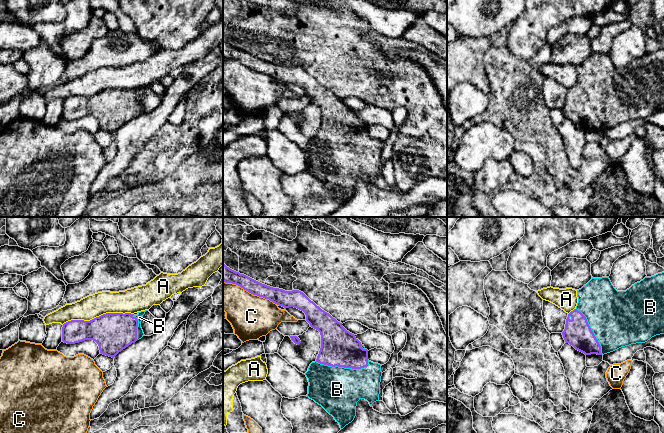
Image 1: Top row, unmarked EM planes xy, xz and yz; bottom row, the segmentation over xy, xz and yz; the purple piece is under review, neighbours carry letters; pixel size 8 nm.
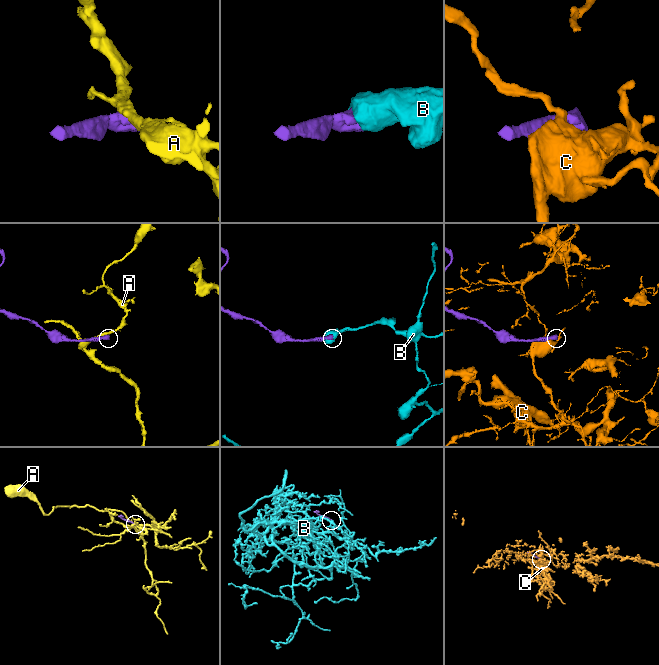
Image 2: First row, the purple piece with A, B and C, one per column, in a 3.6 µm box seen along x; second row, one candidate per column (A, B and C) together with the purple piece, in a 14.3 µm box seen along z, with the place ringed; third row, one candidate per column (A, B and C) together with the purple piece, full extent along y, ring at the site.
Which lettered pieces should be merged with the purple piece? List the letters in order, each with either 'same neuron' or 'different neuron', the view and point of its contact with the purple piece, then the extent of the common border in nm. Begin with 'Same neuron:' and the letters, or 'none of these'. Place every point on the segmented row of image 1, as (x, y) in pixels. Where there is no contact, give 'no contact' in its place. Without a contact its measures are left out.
Same neuron: B
A: different neuron; meets purple in xy at (97, 317); contact 600 nm long
B: same neuron; meets purple in xz at (342, 366); contact 440 nm long
C: different neuron; meets purple in xz at (250, 292); contact 480 nm long

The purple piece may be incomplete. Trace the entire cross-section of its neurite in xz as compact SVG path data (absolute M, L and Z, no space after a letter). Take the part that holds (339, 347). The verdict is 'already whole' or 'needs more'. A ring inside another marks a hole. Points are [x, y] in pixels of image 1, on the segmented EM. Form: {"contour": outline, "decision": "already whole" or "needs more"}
{"contour": "M223 263L223 282L240 286L253 295L269 299L286 308L294 307L303 311L310 326L320 332L321 348L317 359L312 362L305 373L308 378L307 397L321 405L339 423L343 429L356 416L356 406L360 399L365 399L370 406L379 401L381 366L368 360L368 350L354 334L347 331L329 313L322 310L299 290L285 291L262 284L244 274L240 274Z", "decision": "needs more"}

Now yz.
{"contour": "M664 272L645 277L626 291L617 291L609 277L592 277L577 290L577 297L577 306L568 314L562 335L566 343L585 355L604 355L664 334Z", "decision": "needs more"}

